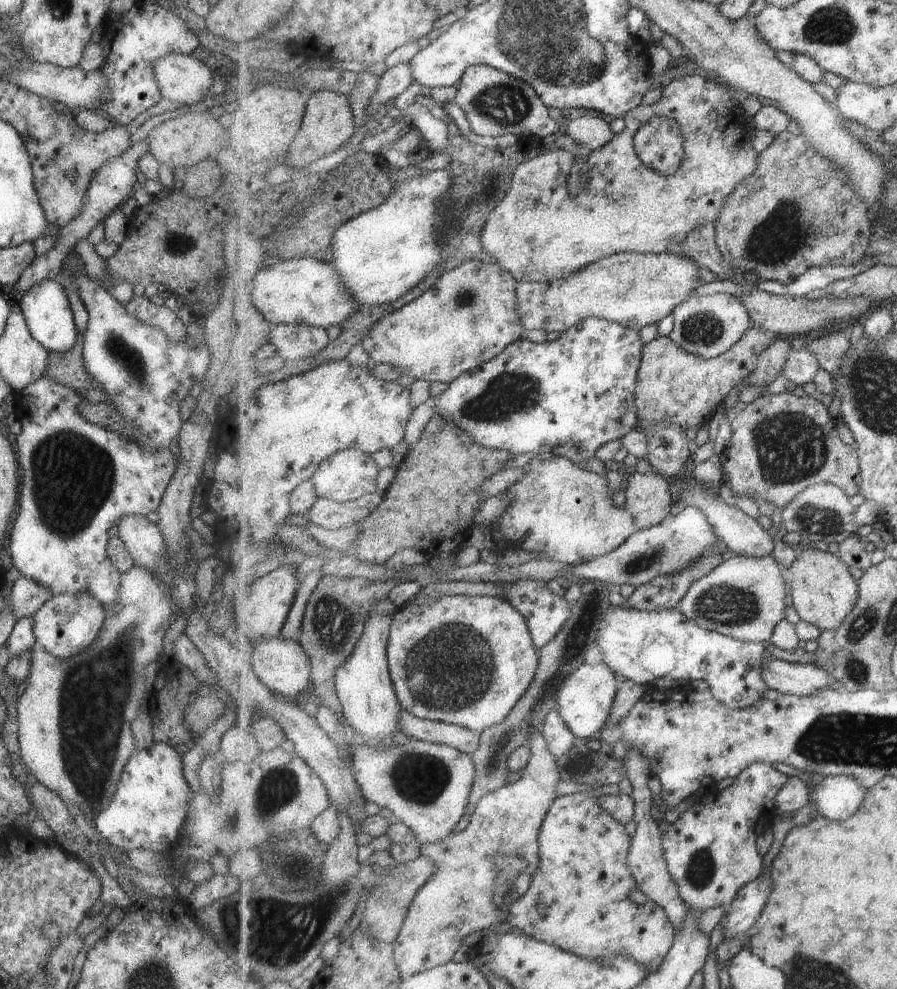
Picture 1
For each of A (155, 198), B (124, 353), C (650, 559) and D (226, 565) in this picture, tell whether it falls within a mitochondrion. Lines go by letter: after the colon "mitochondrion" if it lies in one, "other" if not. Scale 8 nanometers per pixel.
A: other
B: mitochondrion
C: mitochondrion
D: other

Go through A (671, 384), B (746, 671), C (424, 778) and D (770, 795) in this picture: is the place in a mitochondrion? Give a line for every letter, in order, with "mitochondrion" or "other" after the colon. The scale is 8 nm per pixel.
A: mitochondrion
B: other
C: mitochondrion
D: other

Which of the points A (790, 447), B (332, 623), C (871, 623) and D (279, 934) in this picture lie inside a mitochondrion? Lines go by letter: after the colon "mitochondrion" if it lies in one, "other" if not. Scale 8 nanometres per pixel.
A: mitochondrion
B: mitochondrion
C: mitochondrion
D: mitochondrion

